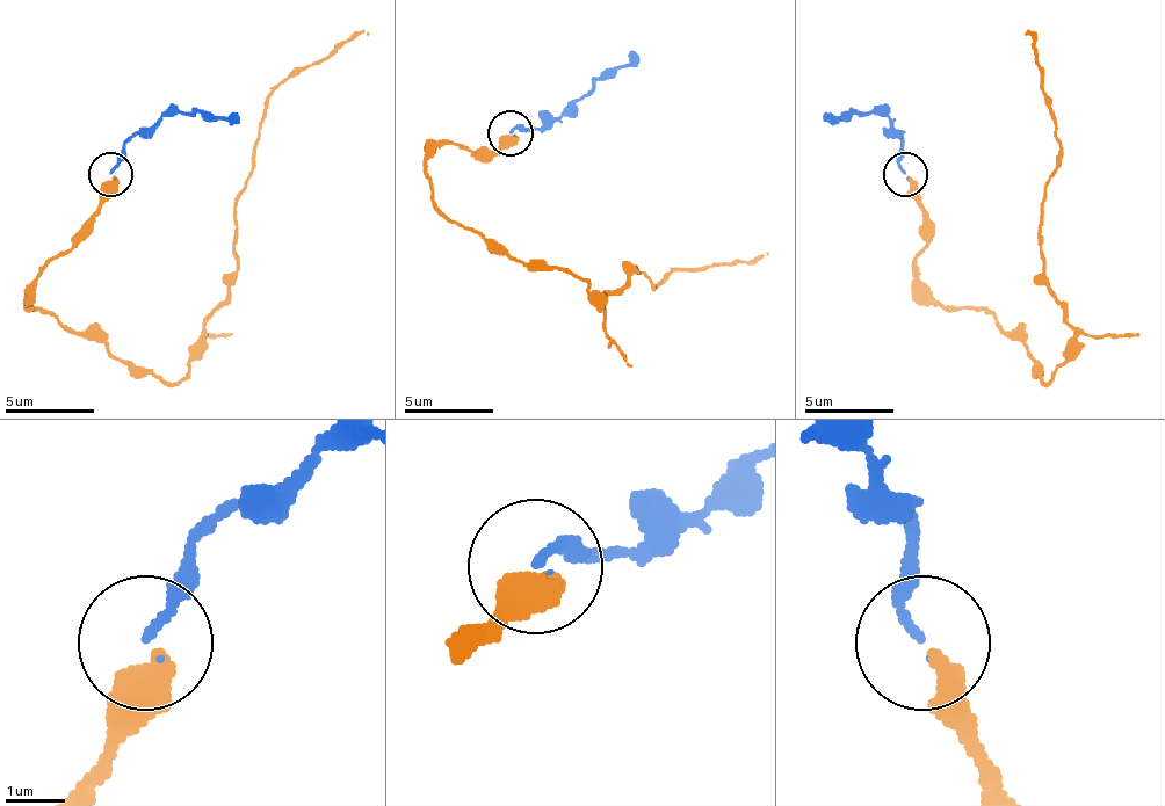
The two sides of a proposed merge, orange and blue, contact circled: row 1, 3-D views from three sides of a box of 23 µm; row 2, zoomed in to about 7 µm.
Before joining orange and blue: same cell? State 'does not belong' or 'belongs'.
belongs

